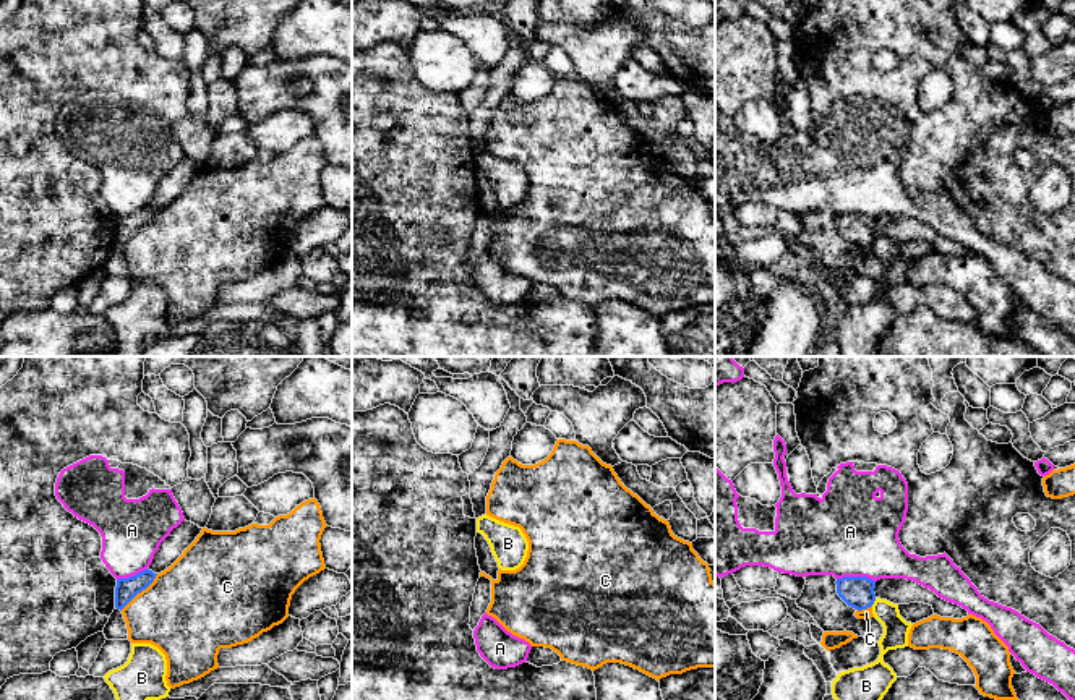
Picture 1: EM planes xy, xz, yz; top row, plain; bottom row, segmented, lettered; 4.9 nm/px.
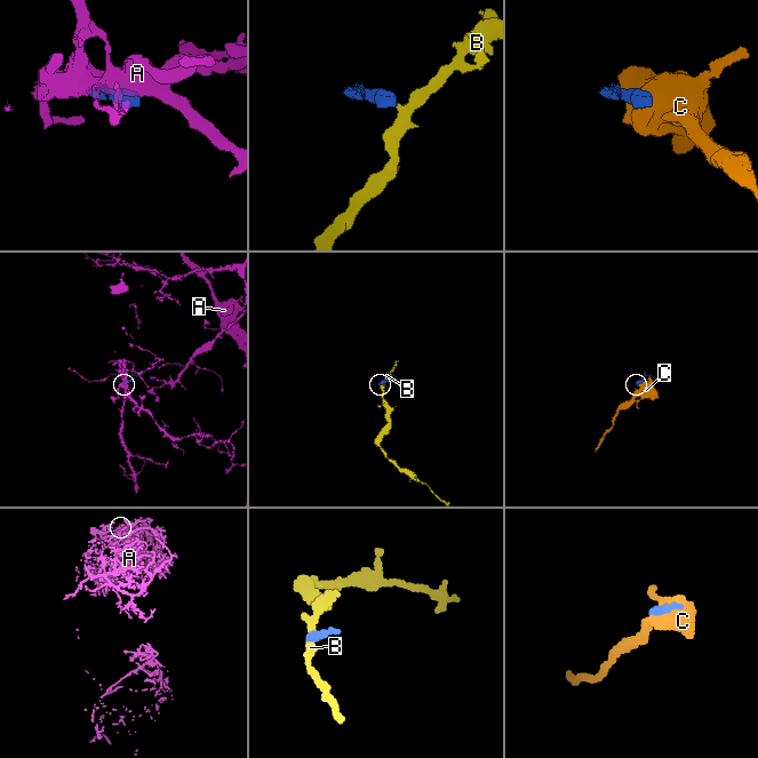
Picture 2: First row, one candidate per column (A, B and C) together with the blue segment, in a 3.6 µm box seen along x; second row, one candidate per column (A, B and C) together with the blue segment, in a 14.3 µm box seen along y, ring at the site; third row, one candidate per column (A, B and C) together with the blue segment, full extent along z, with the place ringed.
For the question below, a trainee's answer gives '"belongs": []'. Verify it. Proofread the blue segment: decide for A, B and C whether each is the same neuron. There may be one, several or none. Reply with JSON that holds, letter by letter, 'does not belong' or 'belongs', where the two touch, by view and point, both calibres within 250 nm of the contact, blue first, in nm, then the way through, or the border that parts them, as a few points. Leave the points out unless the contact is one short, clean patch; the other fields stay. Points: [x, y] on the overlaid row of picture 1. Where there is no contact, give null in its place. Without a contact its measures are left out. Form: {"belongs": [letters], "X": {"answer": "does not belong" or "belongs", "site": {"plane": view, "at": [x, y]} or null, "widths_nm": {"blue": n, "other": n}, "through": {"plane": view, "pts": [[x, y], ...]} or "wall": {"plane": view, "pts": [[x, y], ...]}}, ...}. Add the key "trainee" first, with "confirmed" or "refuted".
{"trainee": "confirmed", "belongs": [], "A": {"answer": "does not belong", "site": {"plane": "yz", "at": [856, 577]}, "widths_nm": {"blue": 160, "other": 440}, "wall": {"plane": "yz", "pts": [[837, 577], [869, 577], [874, 582]]}}, "B": {"answer": "does not belong", "site": {"plane": "yz", "at": [874, 600]}, "widths_nm": {"blue": 160, "other": 130}, "wall": {"plane": "yz", "pts": [[876, 598], [871, 605]]}}, "C": {"answer": "does not belong", "site": {"plane": "xy", "at": [140, 592]}, "widths_nm": {"blue": 110, "other": 440}}}

